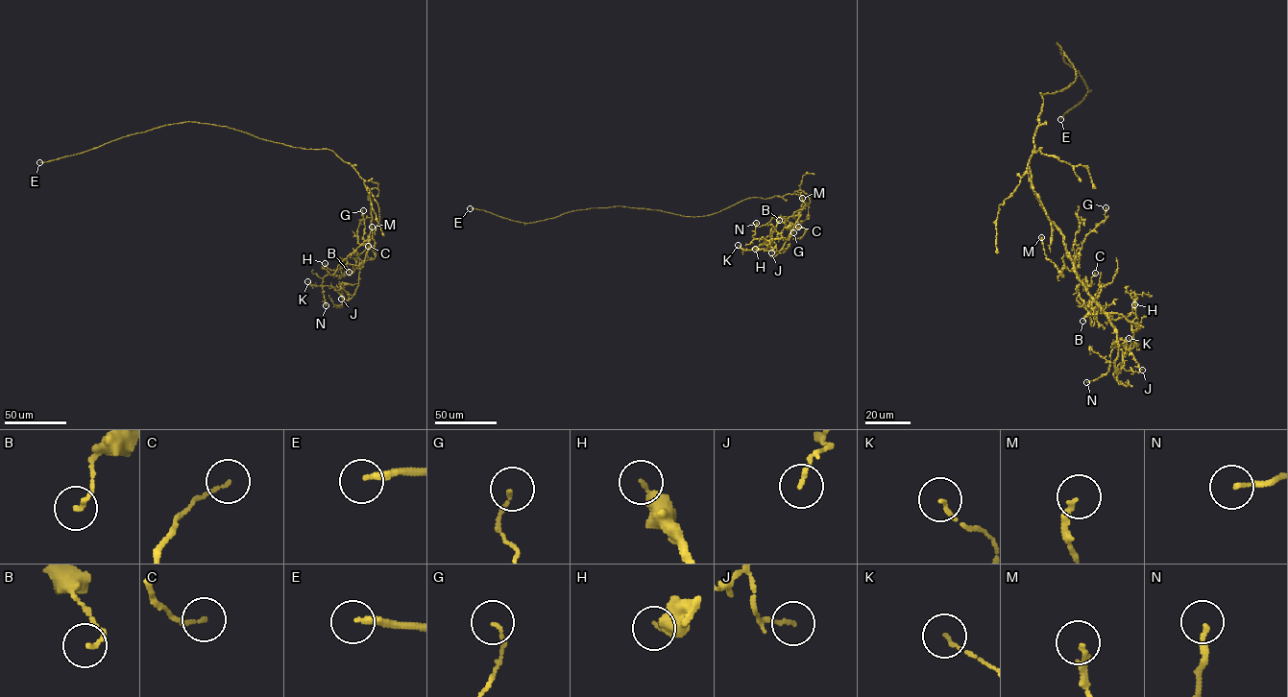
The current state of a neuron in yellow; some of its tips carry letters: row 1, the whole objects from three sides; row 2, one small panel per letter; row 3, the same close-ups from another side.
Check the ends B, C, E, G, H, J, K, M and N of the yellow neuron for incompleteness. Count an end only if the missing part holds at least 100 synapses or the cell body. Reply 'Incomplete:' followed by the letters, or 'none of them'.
Incomplete: E

